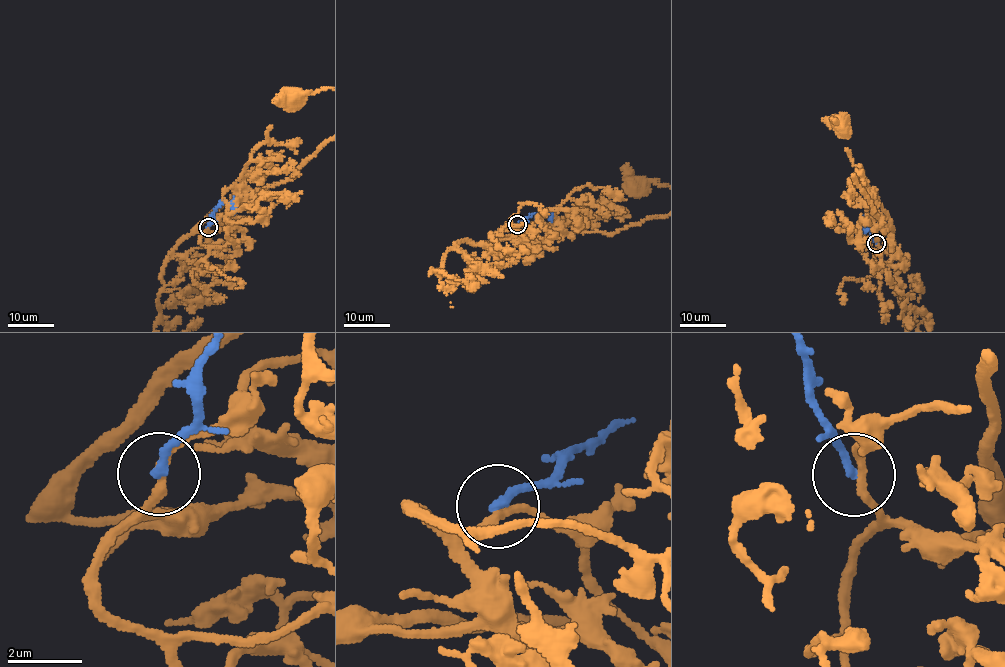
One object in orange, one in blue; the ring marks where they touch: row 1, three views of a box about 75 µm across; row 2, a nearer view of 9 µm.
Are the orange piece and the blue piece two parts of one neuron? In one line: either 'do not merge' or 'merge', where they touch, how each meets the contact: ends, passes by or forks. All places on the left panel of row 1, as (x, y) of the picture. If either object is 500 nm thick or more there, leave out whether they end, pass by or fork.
do not merge | (208, 227) | orange passes by | blue ends

